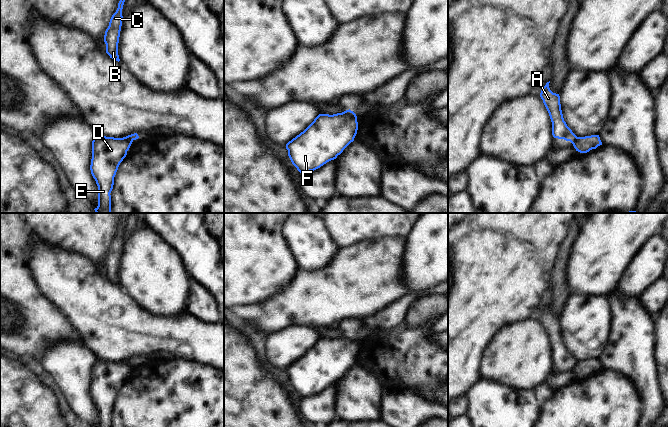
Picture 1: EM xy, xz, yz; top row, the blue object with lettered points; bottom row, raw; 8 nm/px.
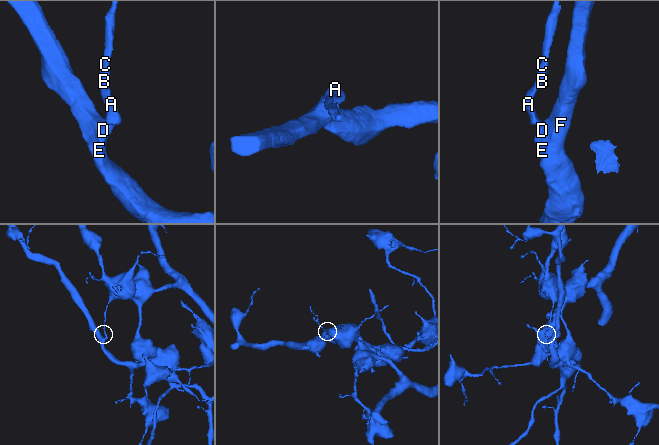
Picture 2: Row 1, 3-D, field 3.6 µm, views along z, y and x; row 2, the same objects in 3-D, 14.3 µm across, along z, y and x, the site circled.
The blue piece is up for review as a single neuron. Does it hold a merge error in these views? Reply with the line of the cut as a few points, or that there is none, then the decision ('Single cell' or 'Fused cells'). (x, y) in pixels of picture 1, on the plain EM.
Split along xy (123, 361), (132, 364). Fused cells.

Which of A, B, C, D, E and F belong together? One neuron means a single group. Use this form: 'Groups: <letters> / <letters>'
Groups: A B C / D E F.

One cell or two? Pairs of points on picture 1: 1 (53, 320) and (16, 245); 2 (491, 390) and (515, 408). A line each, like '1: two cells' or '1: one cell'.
1: one cell
2: one cell

